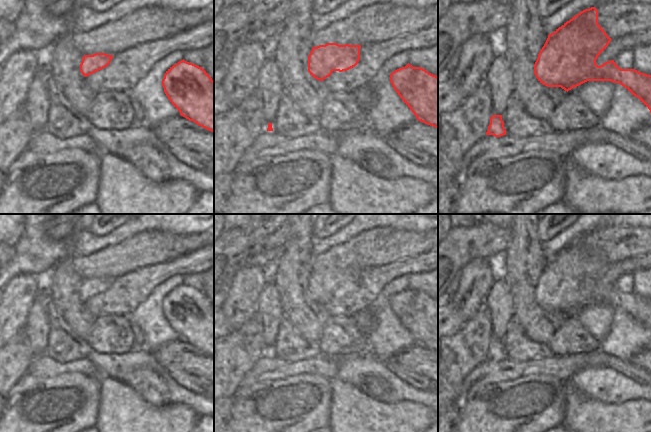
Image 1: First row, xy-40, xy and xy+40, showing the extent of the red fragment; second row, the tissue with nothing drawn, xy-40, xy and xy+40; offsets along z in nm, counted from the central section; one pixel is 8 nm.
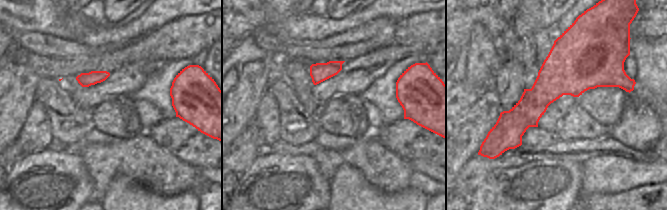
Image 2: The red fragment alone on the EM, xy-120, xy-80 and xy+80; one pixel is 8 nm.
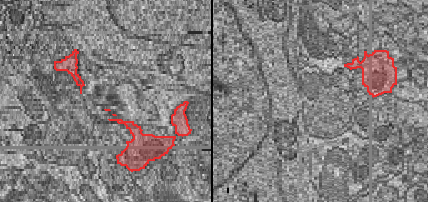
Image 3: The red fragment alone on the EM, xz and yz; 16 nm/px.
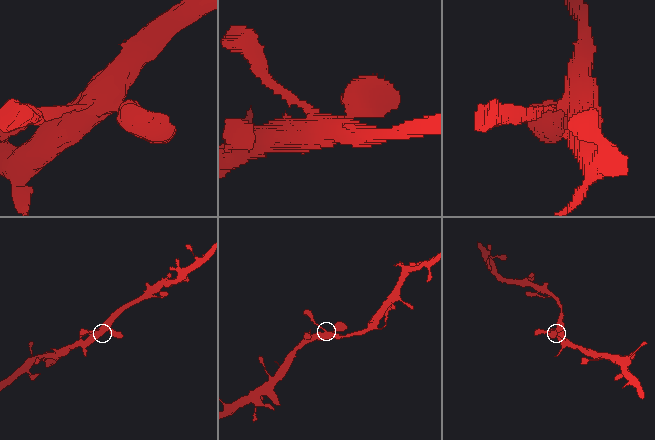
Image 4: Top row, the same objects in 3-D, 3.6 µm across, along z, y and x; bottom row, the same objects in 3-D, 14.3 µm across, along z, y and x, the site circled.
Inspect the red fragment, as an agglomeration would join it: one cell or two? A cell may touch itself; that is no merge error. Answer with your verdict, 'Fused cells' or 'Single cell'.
Single cell.

